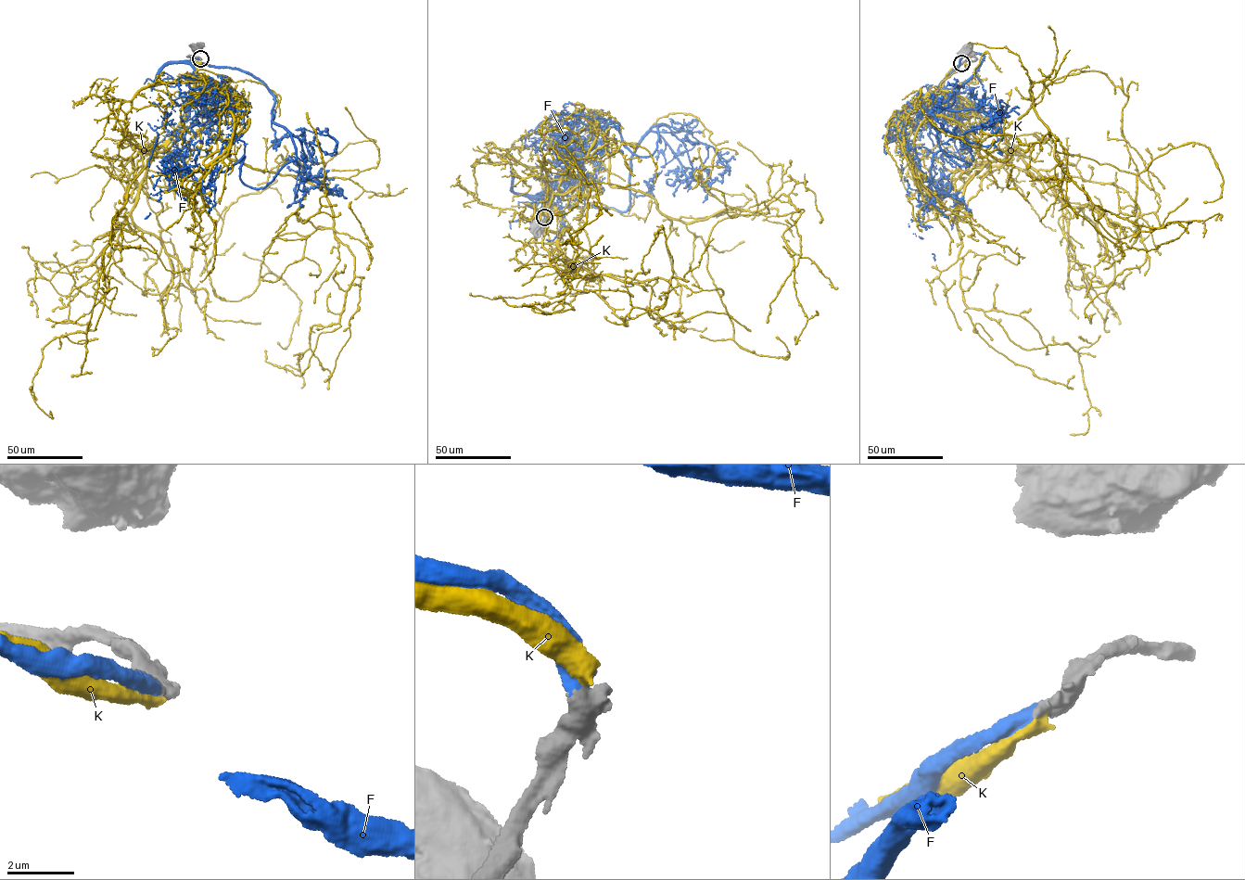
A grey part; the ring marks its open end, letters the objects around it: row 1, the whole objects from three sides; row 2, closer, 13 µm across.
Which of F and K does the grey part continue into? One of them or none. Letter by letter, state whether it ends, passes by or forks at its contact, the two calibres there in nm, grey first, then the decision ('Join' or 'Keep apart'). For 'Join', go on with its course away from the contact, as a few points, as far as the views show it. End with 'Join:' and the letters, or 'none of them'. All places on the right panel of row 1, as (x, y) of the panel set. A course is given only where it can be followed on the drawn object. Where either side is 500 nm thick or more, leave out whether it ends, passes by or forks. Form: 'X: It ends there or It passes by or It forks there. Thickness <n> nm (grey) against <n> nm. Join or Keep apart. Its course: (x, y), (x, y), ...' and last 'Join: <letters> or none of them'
F: Thickness 650 nm (grey) against 500 nm. Join. Its course: (962, 63), (942, 81), (984, 57), (930, 119), (970, 164), (939, 150), (928, 193), (944, 163), (965, 169)
K: Thickness 420 nm (grey) against 500 nm. Keep apart
Join: F

